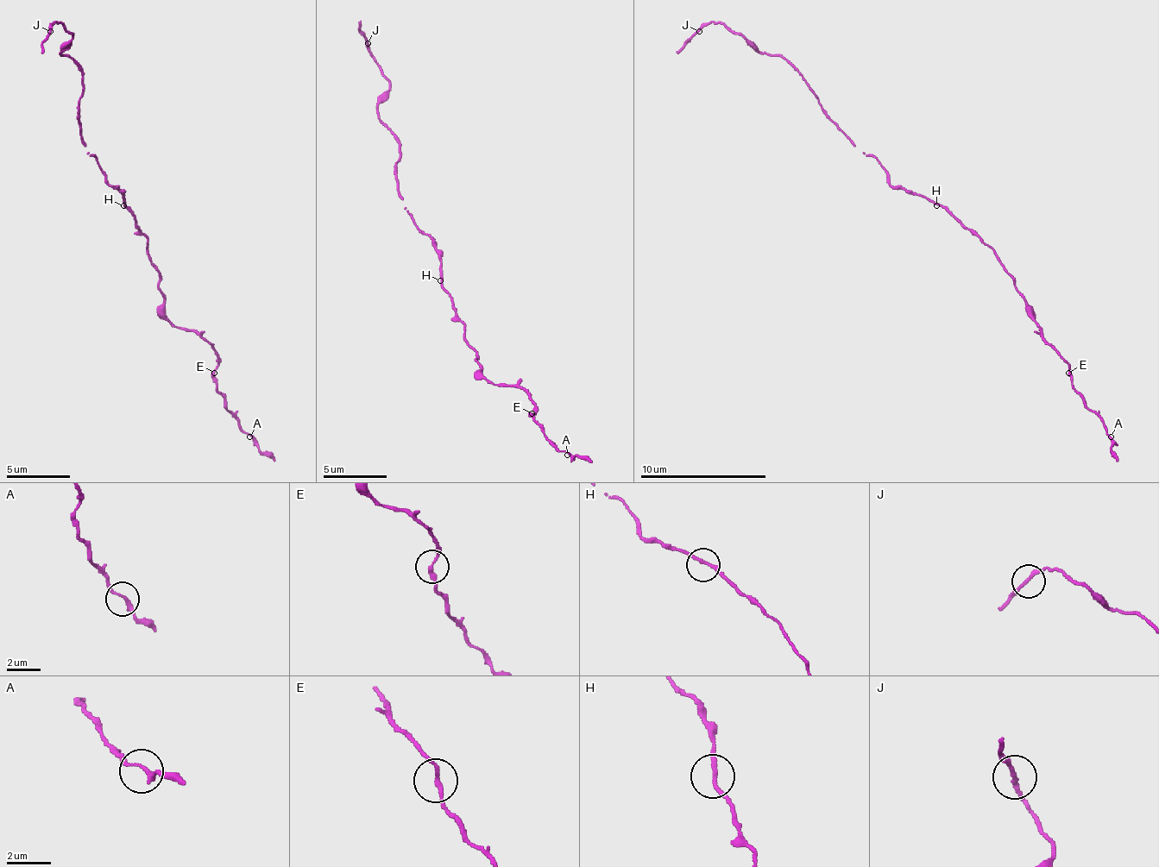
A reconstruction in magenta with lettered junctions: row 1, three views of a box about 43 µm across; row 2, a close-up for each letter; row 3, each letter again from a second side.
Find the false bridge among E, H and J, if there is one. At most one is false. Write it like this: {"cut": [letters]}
{"cut": []}

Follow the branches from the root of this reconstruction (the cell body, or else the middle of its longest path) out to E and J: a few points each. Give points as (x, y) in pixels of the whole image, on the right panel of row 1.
E: (936, 203), (946, 205), (993, 250), (1025, 300), (1025, 310), (1041, 326), (1041, 336), (1069, 367), (1069, 373)
J: (936, 203), (895, 190), (889, 174), (853, 145), (781, 57), (756, 50), (718, 21), (699, 31)

